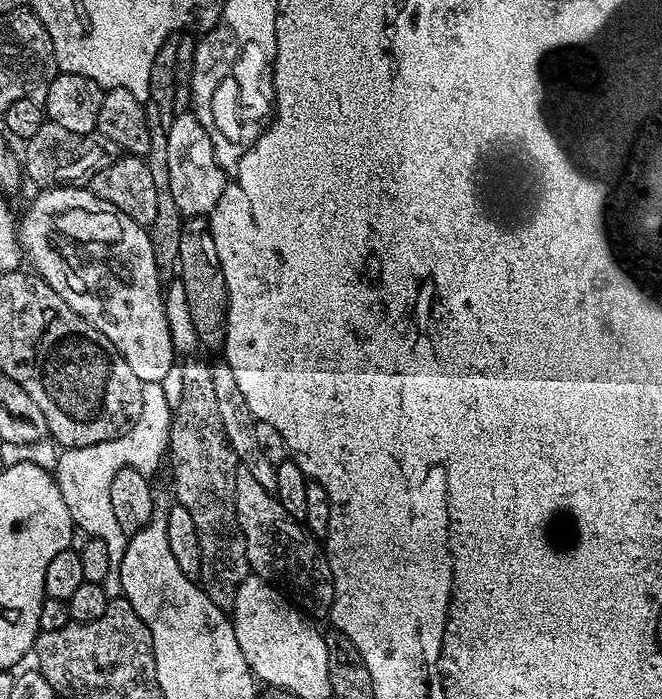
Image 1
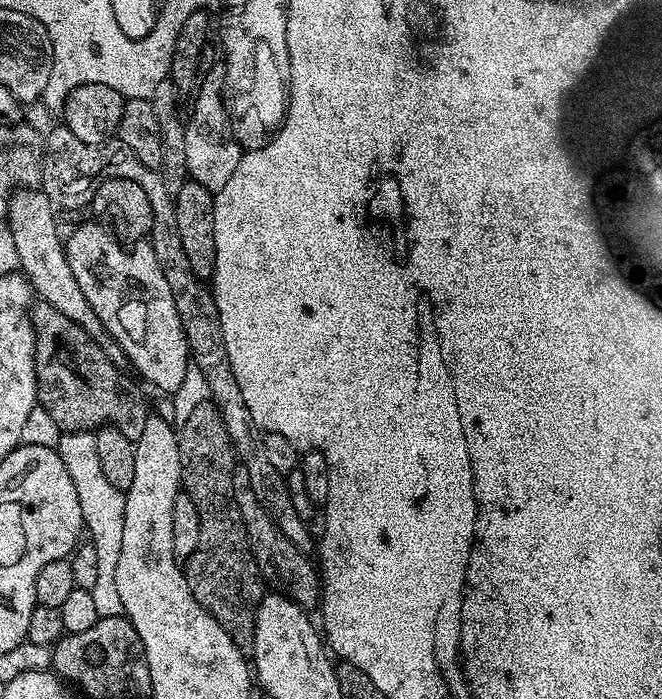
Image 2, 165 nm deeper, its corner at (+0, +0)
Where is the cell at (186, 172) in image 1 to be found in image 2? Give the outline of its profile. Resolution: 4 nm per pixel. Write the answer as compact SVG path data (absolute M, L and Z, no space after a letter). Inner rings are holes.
M216 62L212 69L203 73L192 100L192 113L187 113L184 129L186 130L186 166L191 179L198 181L213 194L226 186L229 178L234 178L234 169L238 166L242 149L230 138L228 115L224 109L222 85L224 82L223 63Z

